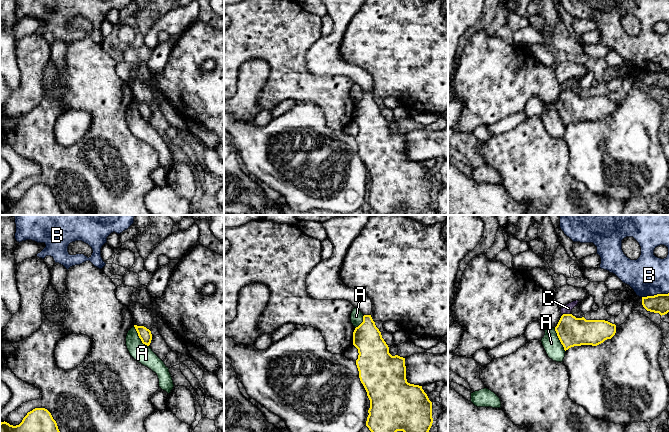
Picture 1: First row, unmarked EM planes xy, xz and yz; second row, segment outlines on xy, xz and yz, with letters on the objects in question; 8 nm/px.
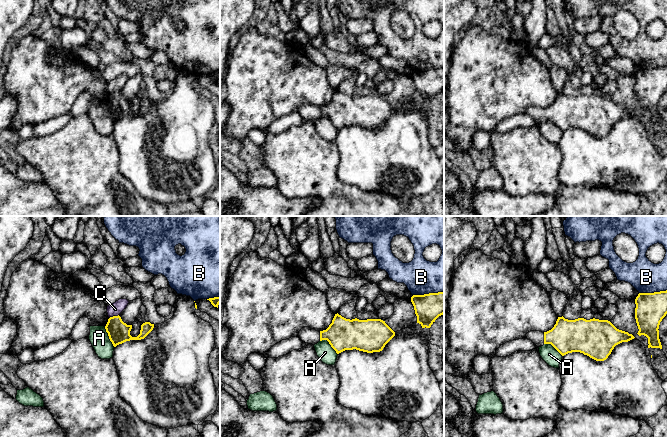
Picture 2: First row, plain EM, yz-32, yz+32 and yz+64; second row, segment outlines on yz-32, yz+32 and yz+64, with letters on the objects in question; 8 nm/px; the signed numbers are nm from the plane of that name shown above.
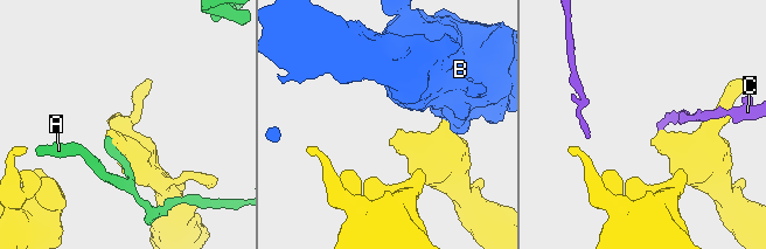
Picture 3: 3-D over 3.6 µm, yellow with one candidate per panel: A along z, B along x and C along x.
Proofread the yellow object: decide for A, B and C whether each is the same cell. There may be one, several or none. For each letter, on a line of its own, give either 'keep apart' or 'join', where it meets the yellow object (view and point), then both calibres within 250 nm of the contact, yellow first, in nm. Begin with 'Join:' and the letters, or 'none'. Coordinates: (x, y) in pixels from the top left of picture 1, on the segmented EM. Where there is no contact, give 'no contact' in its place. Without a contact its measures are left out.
Join: none
A: keep apart | xy (139, 337) | 100/150 nm
B: keep apart | yz (655, 295) | 150/320 nm
C: keep apart | yz (565, 314) | 240/70 nm

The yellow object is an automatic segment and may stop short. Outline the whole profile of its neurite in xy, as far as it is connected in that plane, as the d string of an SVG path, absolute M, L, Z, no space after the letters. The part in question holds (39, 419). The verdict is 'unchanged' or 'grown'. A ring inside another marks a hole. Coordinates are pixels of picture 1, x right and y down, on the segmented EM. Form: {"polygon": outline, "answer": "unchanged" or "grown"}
{"polygon": "M35 408L28 412L19 425L0 423L0 432L60 432L51 413L45 408Z", "answer": "unchanged"}

